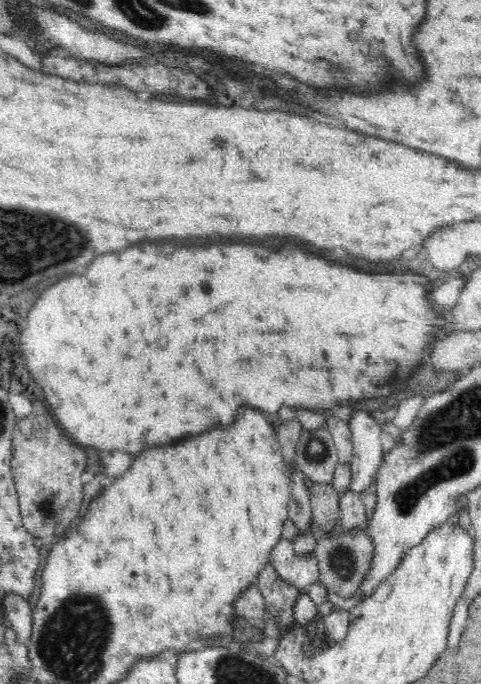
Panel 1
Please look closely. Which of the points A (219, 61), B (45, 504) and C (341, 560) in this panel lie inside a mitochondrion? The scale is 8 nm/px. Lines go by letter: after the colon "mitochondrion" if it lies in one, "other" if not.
A: other
B: mitochondrion
C: mitochondrion

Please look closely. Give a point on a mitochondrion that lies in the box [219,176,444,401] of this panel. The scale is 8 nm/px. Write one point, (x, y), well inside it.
(253, 286)

